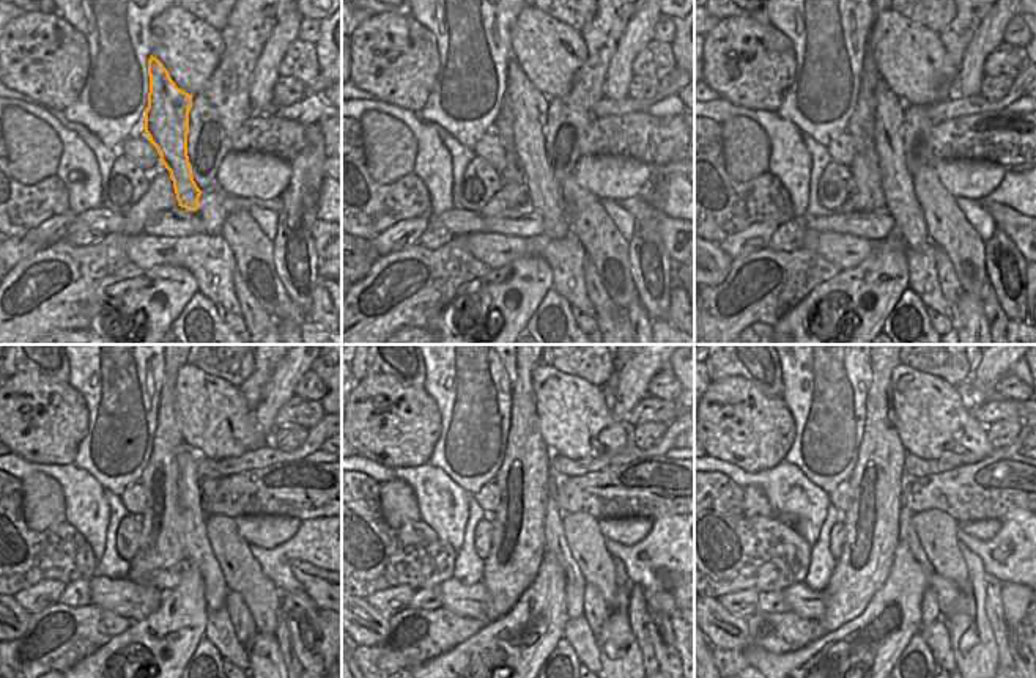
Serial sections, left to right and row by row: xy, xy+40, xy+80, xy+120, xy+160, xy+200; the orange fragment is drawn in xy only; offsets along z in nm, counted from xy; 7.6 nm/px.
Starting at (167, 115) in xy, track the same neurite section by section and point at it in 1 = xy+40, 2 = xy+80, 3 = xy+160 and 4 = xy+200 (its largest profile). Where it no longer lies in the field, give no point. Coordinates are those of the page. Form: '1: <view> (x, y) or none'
1: xy+40 (529, 106)
2: xy+80 (901, 200)
3: xy+160 (554, 540)
4: xy+200 (906, 529)

